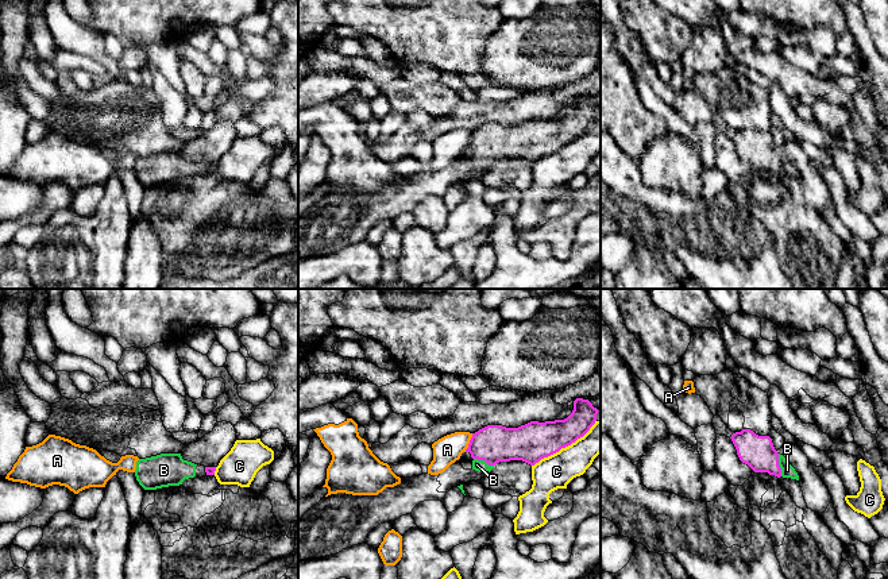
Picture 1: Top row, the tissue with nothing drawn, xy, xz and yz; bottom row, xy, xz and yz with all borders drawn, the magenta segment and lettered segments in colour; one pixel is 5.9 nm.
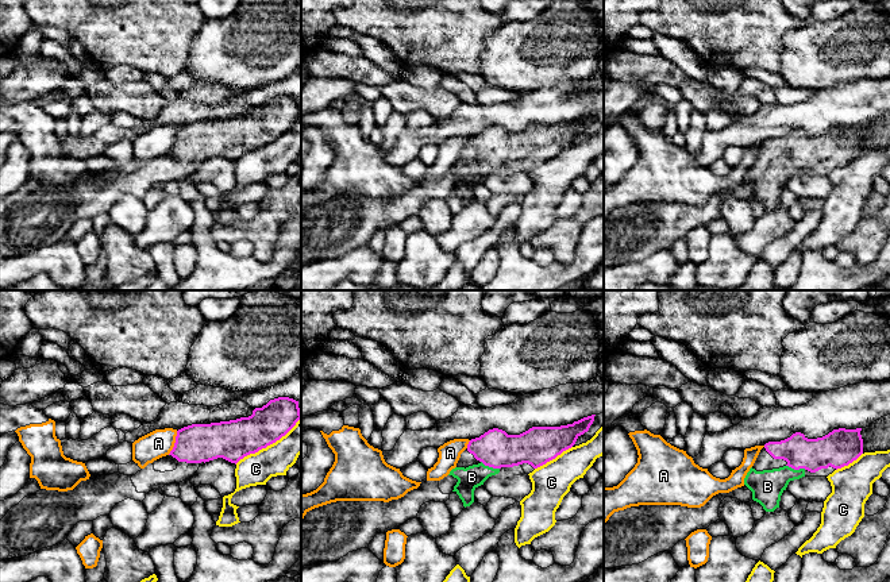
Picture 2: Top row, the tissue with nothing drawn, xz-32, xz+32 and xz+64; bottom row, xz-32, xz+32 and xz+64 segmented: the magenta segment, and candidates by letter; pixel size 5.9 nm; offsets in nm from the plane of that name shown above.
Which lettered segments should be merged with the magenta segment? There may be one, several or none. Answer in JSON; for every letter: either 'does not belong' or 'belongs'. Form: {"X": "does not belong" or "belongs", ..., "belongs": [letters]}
{"A": "does not belong", "B": "belongs", "C": "does not belong", "belongs": ["B"]}

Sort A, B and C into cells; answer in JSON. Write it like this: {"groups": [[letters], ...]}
{"groups": [["A"], ["B"], ["C"]]}

